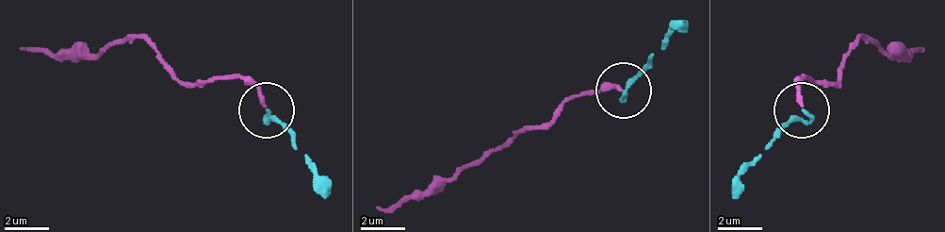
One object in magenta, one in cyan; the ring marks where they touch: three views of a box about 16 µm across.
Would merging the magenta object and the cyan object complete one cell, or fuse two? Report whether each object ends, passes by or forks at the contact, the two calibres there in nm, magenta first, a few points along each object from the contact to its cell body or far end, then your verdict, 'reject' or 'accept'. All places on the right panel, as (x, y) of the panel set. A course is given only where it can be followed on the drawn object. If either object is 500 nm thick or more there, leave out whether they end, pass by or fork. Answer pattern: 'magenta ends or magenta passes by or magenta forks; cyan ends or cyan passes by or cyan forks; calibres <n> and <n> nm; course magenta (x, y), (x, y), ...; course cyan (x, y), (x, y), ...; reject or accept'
magenta ends; cyan ends; calibres 160 and 180 nm; course magenta (803, 108), (798, 86), (803, 80), (837, 80), (864, 36), (892, 53), (920, 47); course cyan (803, 108), (758, 153), (731, 197); accept

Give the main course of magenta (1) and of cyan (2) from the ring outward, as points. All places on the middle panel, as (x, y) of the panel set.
1: (625, 91), (608, 86), (580, 91), (496, 153), (447, 180), (374, 208)
2: (625, 91), (663, 47), (680, 19)

